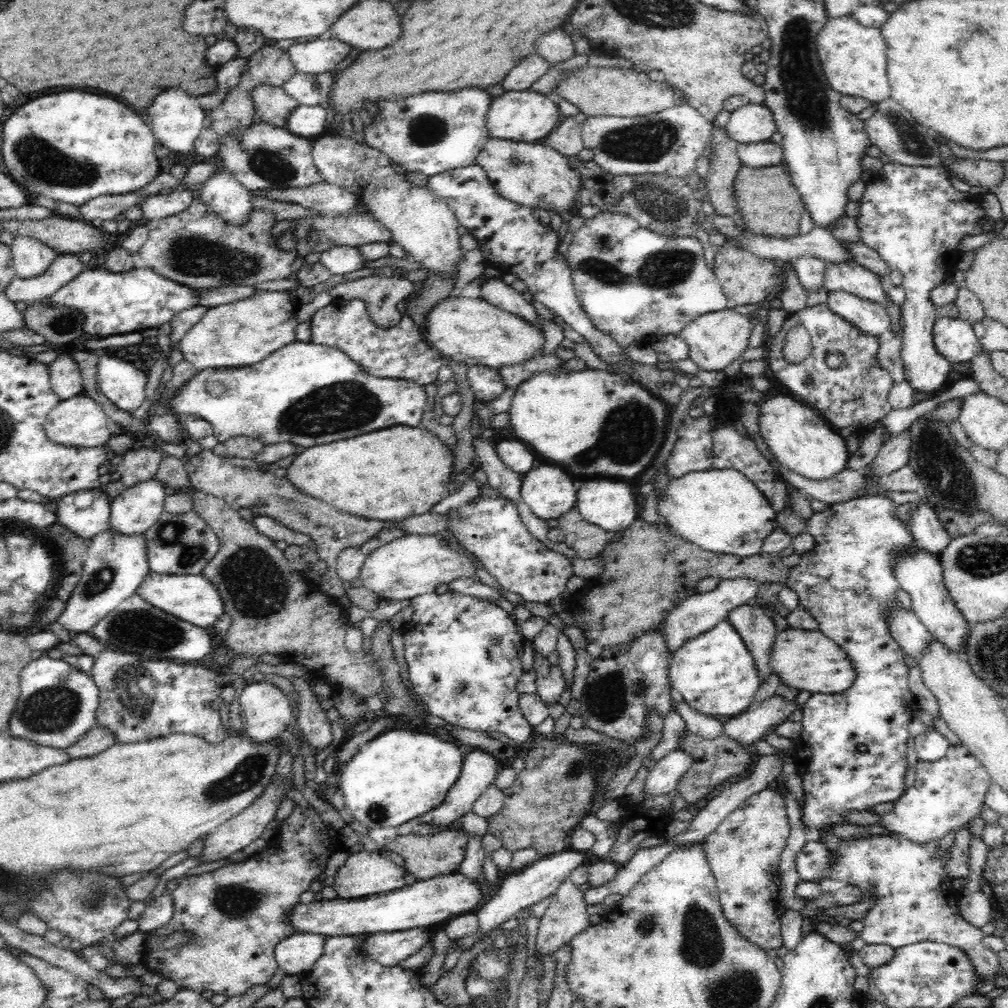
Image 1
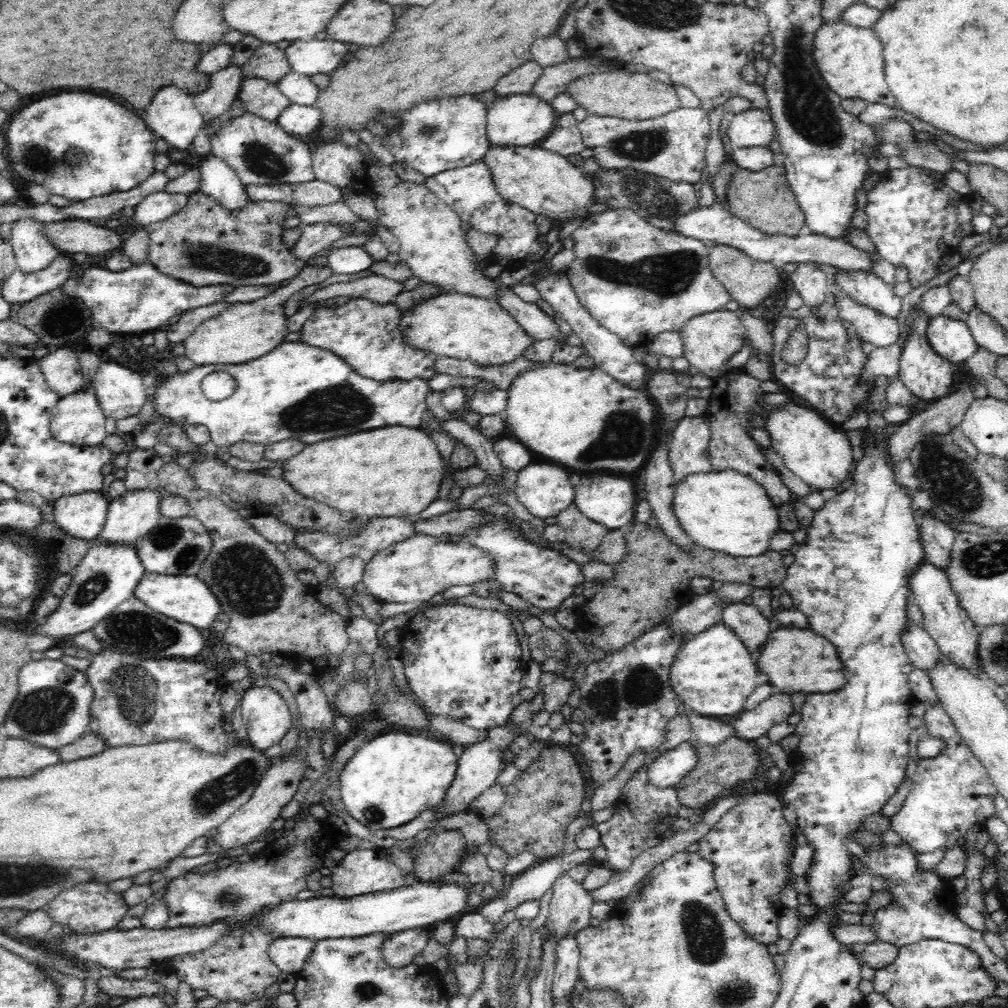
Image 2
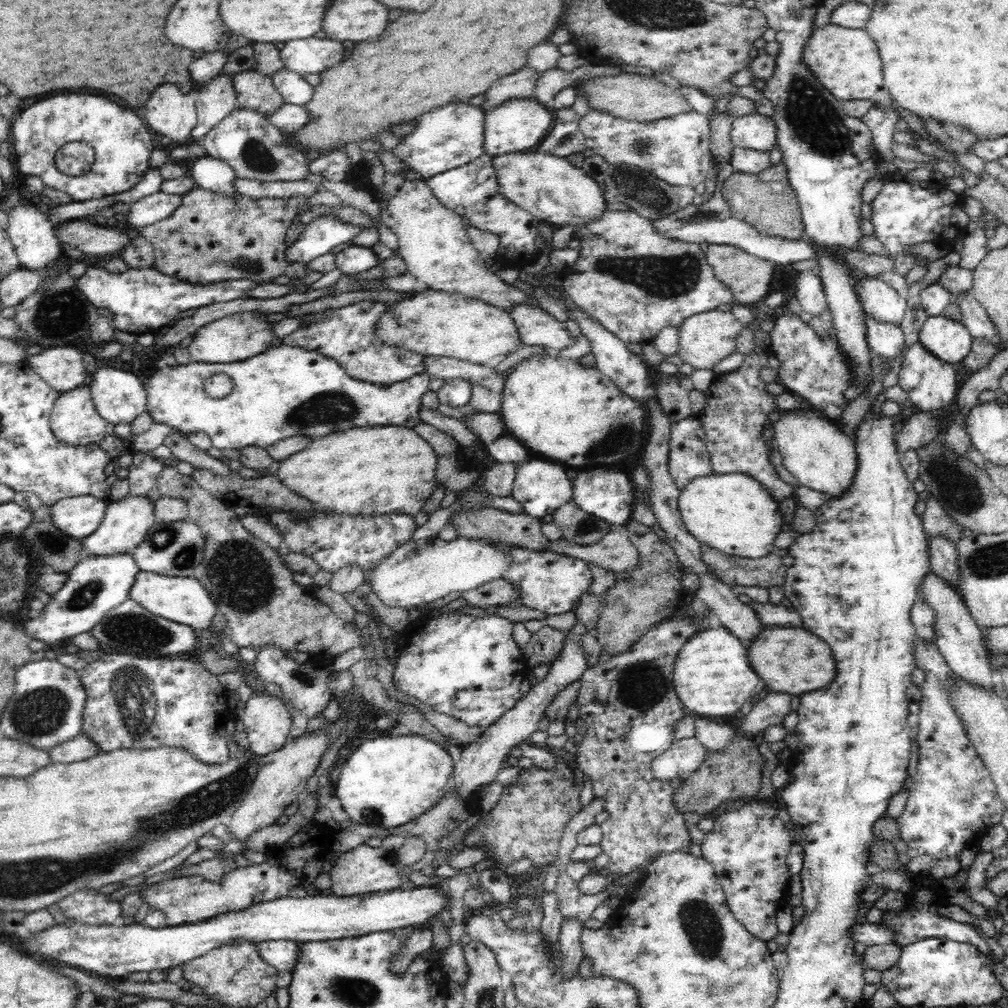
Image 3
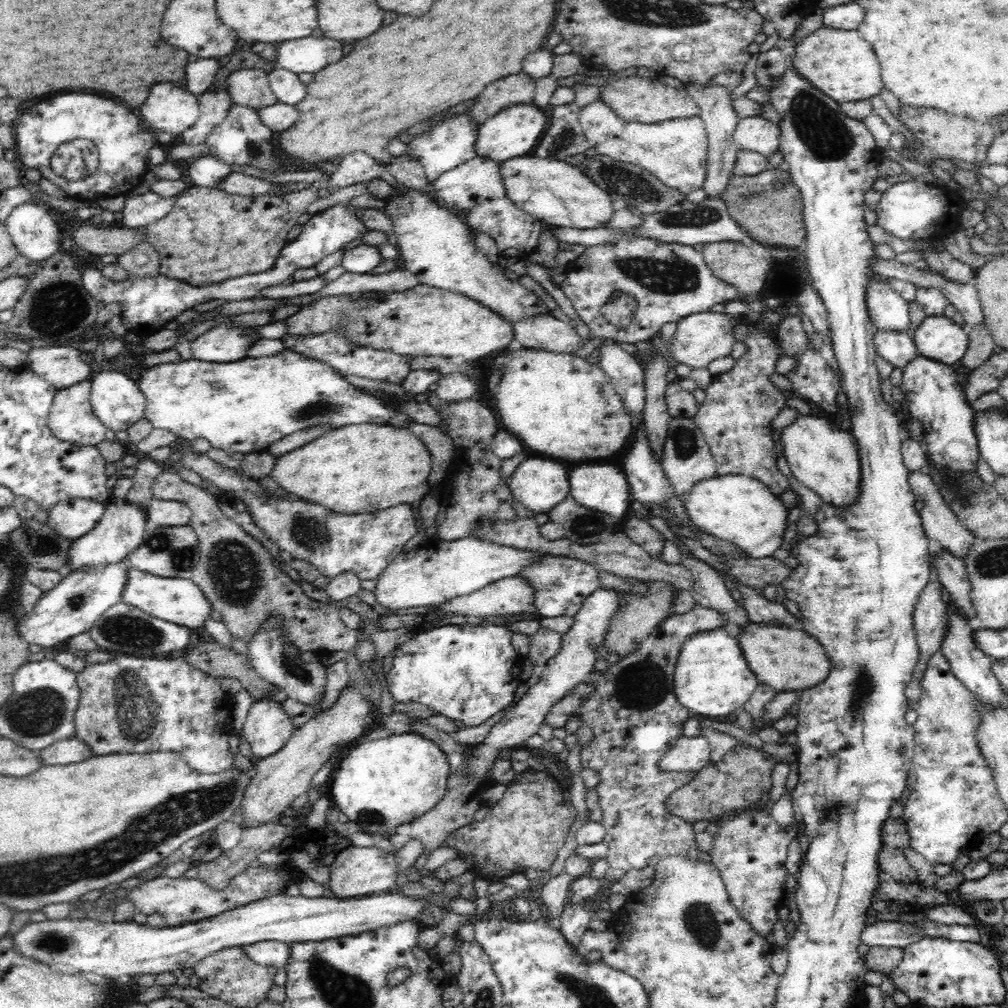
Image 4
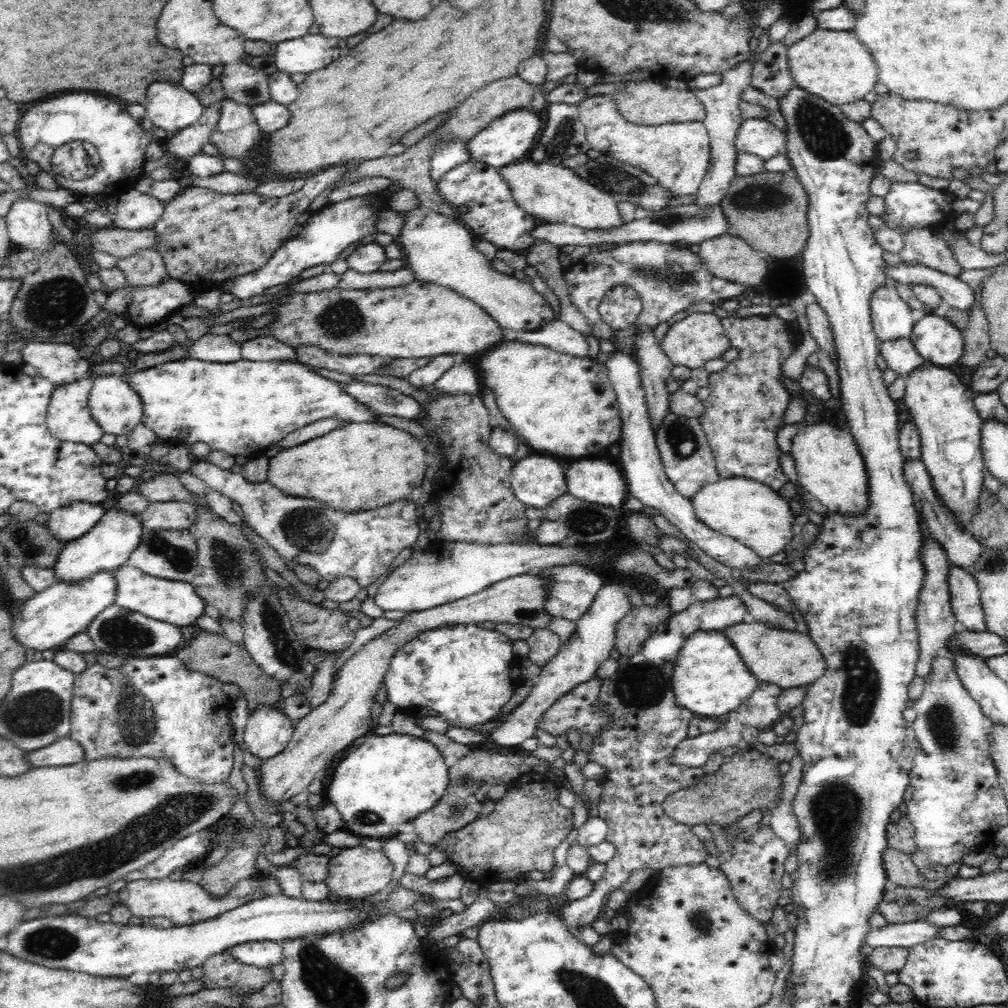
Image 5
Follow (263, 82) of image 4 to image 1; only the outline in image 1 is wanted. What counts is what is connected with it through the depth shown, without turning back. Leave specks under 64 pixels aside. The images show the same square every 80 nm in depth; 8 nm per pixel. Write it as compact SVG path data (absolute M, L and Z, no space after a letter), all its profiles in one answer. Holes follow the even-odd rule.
M259 84L252 89L251 99L254 105L255 118L269 125L285 128L286 117L292 112L297 100L288 96L283 87Z

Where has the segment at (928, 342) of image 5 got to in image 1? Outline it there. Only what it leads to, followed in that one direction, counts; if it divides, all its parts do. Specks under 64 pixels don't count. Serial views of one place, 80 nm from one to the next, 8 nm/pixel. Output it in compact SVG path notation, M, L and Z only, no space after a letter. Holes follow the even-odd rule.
M939 315L933 326L934 345L950 363L969 362L984 349L976 339L973 326L964 319Z

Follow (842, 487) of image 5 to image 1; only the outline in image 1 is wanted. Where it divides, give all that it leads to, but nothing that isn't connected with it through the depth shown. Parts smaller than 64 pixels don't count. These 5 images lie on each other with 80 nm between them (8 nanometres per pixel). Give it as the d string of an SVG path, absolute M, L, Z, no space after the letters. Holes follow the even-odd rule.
M767 394L766 397L768 399L759 405L761 413L759 415L759 434L763 436L765 444L775 458L788 471L812 481L824 481L836 477L836 474L846 470L846 464L851 456L846 447L846 438L842 437L820 414L803 403L796 402L796 398L791 395L776 394L771 397Z

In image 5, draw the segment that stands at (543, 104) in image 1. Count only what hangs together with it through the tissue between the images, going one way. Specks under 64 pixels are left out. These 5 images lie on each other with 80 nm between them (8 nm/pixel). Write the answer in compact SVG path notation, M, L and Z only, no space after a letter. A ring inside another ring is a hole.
M530 108L510 110L496 120L492 120L488 126L467 142L468 154L472 160L483 162L492 168L502 168L506 164L520 160L522 156L528 154L528 150L532 150L534 137L540 128L542 128L540 113L532 112Z

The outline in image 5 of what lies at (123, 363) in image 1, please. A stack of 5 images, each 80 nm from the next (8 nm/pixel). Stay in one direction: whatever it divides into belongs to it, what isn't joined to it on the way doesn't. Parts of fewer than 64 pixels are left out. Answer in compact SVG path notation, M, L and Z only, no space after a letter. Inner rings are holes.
M122 375L93 377L88 407L93 421L101 426L104 434L127 436L141 423L144 404L140 399L140 394L134 392L126 379L122 379L122 377Z

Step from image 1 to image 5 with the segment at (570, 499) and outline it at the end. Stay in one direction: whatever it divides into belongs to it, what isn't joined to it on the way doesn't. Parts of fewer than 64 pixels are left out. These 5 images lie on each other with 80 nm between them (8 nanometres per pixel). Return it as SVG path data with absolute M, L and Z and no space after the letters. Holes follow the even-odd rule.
M526 455L515 462L510 484L526 506L545 508L567 492L565 462L548 456Z

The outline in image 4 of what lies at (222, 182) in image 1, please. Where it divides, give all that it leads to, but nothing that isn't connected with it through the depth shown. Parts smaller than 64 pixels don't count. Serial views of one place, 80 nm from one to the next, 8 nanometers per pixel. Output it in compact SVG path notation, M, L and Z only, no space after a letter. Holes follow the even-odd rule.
M210 154L192 159L188 168L189 183L205 187L217 187L217 184L232 172L229 164Z

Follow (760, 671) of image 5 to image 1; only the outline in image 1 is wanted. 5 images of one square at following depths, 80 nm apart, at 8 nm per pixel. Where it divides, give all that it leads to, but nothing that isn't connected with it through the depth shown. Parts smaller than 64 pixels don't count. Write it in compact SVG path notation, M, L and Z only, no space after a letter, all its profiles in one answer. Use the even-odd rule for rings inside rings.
M777 629L770 655L770 666L782 684L797 691L836 694L852 686L856 671L848 655L818 630Z

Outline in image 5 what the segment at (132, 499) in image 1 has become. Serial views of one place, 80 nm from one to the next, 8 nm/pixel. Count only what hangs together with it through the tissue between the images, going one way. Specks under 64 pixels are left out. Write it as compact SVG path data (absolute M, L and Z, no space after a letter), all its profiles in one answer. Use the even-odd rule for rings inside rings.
M117 508L106 510L96 526L93 526L84 536L67 541L64 545L52 568L55 579L58 582L78 582L92 574L117 569L126 564L130 554L138 546L142 531L140 517Z

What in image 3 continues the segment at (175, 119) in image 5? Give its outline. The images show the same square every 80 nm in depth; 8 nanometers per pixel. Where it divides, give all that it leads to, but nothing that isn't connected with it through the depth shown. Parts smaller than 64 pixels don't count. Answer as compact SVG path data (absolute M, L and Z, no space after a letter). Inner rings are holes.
M172 84L158 86L144 106L146 124L155 133L172 139L173 145L184 145L197 123L197 89L187 92Z

